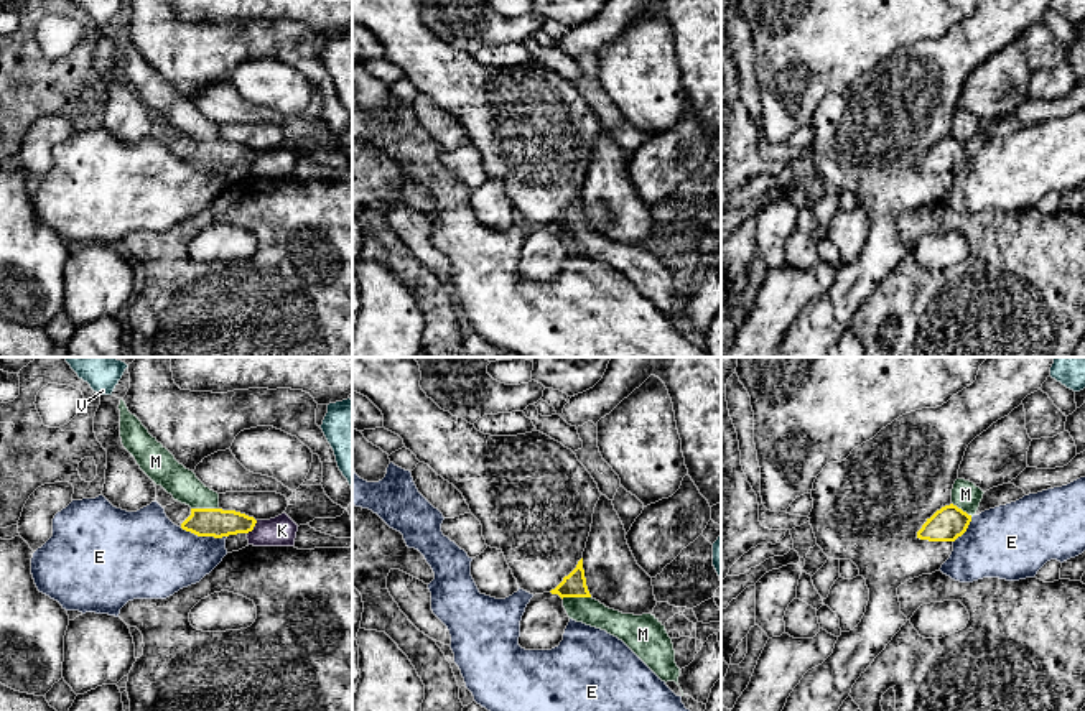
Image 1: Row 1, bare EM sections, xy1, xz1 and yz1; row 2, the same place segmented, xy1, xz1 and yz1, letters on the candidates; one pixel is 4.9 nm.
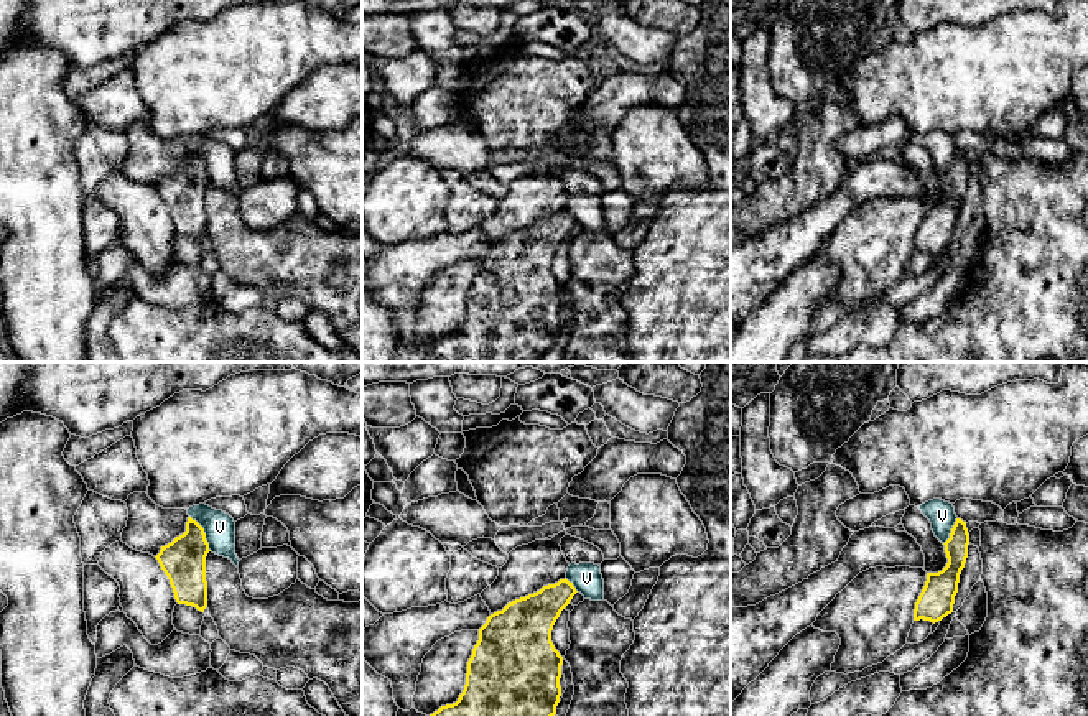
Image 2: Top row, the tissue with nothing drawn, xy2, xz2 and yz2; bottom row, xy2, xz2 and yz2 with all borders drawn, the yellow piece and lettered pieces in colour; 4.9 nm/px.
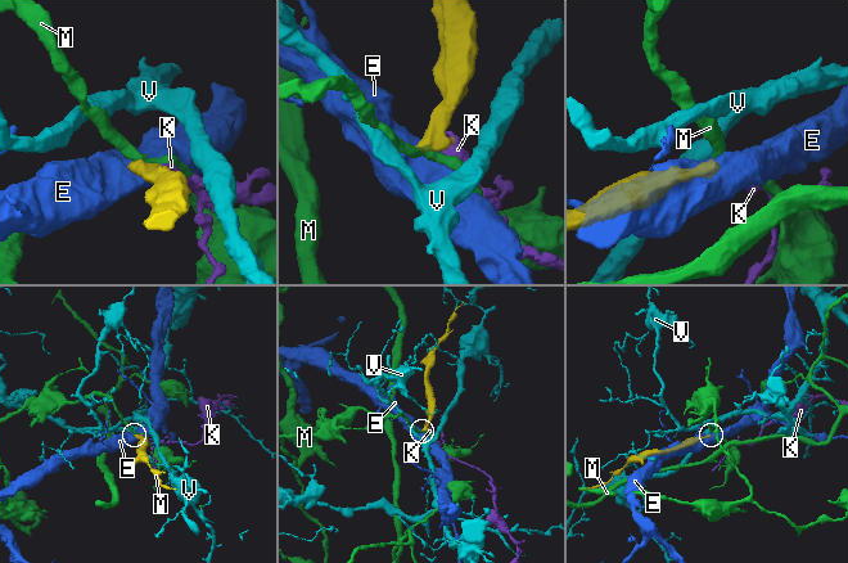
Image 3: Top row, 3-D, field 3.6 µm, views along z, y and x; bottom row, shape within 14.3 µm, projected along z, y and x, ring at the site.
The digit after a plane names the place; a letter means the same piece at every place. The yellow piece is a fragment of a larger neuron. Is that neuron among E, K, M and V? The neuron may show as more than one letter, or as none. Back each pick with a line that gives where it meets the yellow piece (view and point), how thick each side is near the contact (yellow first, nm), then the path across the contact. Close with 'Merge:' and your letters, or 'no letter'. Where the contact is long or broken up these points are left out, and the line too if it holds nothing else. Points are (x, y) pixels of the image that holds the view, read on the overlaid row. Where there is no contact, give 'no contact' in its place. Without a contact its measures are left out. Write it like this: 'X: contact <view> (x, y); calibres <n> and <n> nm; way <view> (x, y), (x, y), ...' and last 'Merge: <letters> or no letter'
Merge: no letter

